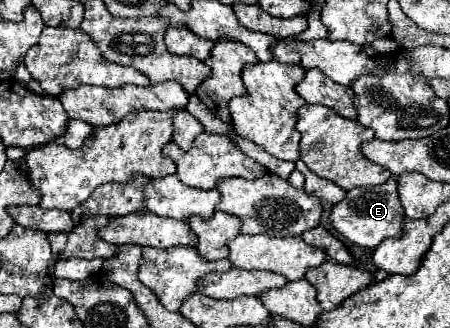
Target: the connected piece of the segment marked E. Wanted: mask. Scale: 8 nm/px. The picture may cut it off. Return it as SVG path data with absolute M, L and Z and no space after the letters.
M390 177L382 185L356 187L352 191L348 191L346 197L340 203L336 203L330 211L332 227L344 239L356 243L358 247L366 247L366 249L374 249L376 245L380 245L388 237L400 237L402 217L404 217L404 209L402 209L400 199L398 199L396 177Z

